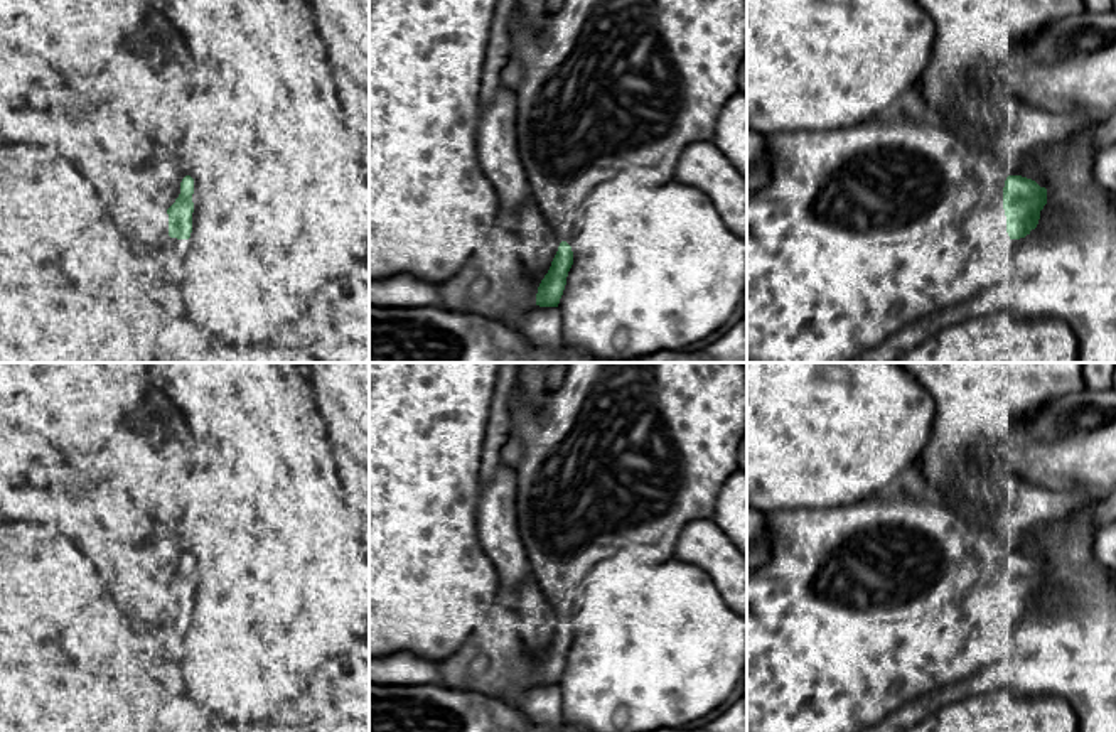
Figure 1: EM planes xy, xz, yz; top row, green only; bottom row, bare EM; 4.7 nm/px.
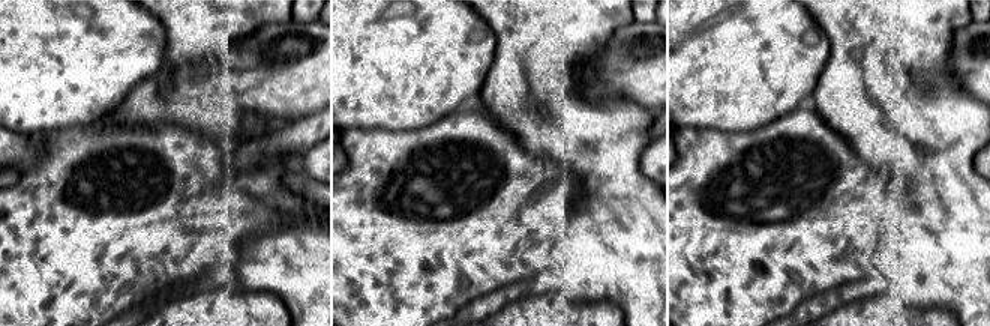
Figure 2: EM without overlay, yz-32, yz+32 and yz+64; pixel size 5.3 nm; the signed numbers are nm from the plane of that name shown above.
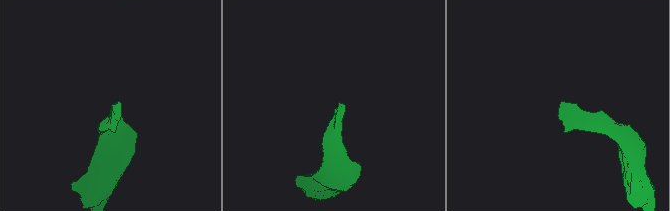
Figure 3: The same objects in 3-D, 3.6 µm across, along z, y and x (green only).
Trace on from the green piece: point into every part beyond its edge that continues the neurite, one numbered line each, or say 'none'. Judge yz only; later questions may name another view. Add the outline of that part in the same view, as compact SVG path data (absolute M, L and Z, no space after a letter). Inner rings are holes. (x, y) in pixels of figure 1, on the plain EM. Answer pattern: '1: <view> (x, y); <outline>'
1: yz (858, 609); M880 492L846 508L764 514L772 535L769 562L754 572L747 570L747 732L861 732L885 720L905 702L963 681L993 659L995 646L963 621L961 607L979 577L993 575L1005 565L1005 546L991 530L971 525L937 496L914 498L897 492Z

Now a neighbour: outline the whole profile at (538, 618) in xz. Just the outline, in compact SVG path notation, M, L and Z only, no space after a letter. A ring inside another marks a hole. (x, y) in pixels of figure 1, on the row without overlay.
M534 575L521 582L511 606L521 621L523 643L538 666L558 629L558 612L541 592Z

